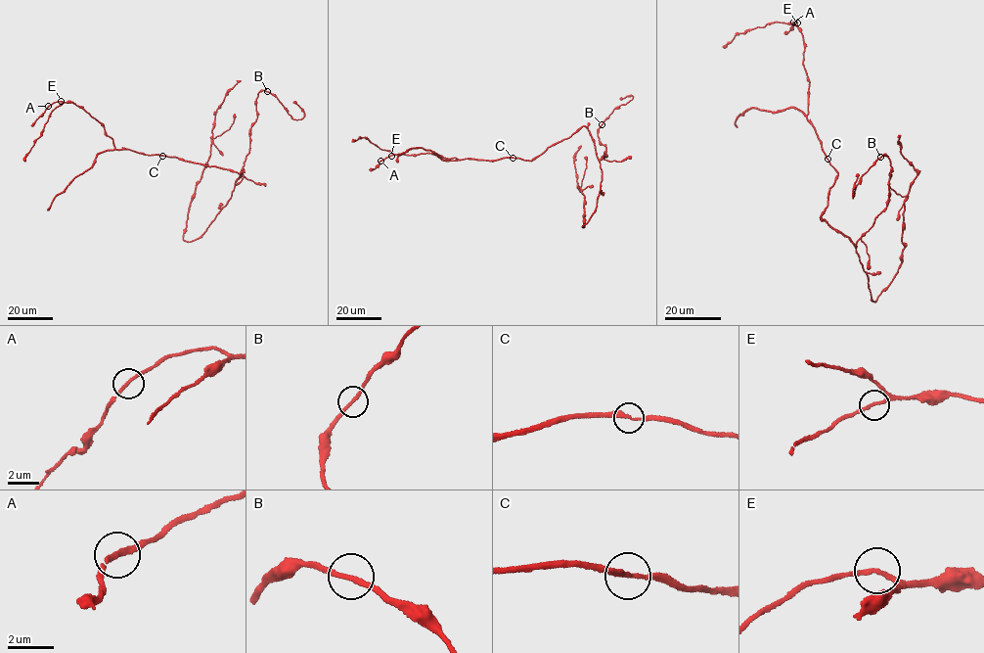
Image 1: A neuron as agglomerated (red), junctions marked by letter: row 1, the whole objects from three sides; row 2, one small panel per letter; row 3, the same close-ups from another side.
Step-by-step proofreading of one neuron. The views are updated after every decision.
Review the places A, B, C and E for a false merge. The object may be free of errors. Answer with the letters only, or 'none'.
none

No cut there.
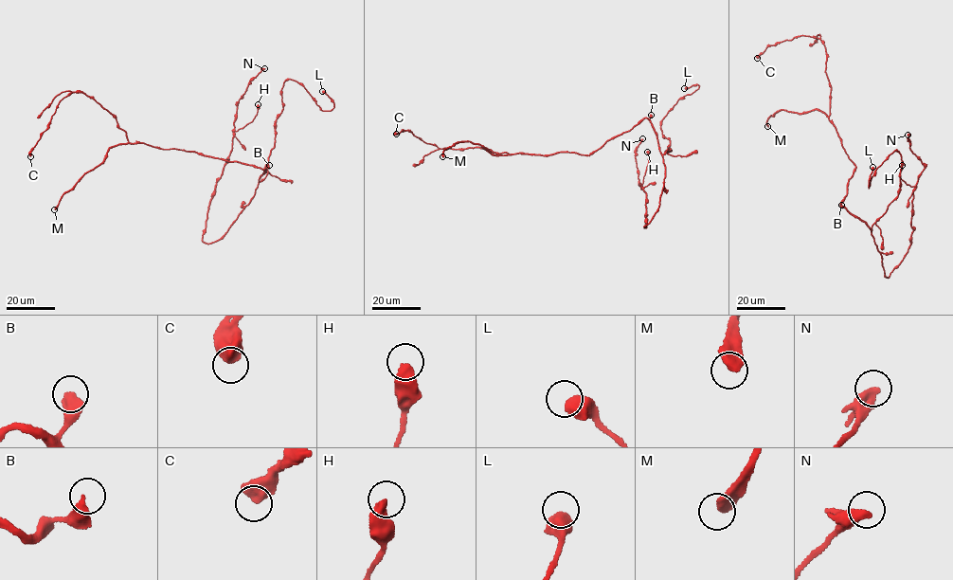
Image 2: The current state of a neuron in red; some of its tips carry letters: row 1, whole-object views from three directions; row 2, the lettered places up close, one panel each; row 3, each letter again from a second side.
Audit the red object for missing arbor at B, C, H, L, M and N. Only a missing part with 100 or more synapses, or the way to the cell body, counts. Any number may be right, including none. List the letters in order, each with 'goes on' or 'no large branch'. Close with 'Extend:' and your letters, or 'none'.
B: no large branch
C: no large branch
H: no large branch
L: no large branch
M: goes on
N: no large branch
Extend: M

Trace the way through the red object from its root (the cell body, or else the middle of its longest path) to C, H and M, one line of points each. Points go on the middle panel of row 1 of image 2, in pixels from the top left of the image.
C: (656, 131), (645, 117), (583, 155), (571, 152), (510, 154), (475, 147), (440, 149), (408, 131), (396, 134)
H: (656, 131), (665, 176), (659, 206), (646, 226), (646, 193), (641, 187), (648, 162), (647, 152)
M: (656, 131), (642, 118), (586, 155), (495, 155), (479, 144), (459, 141), (442, 156)

